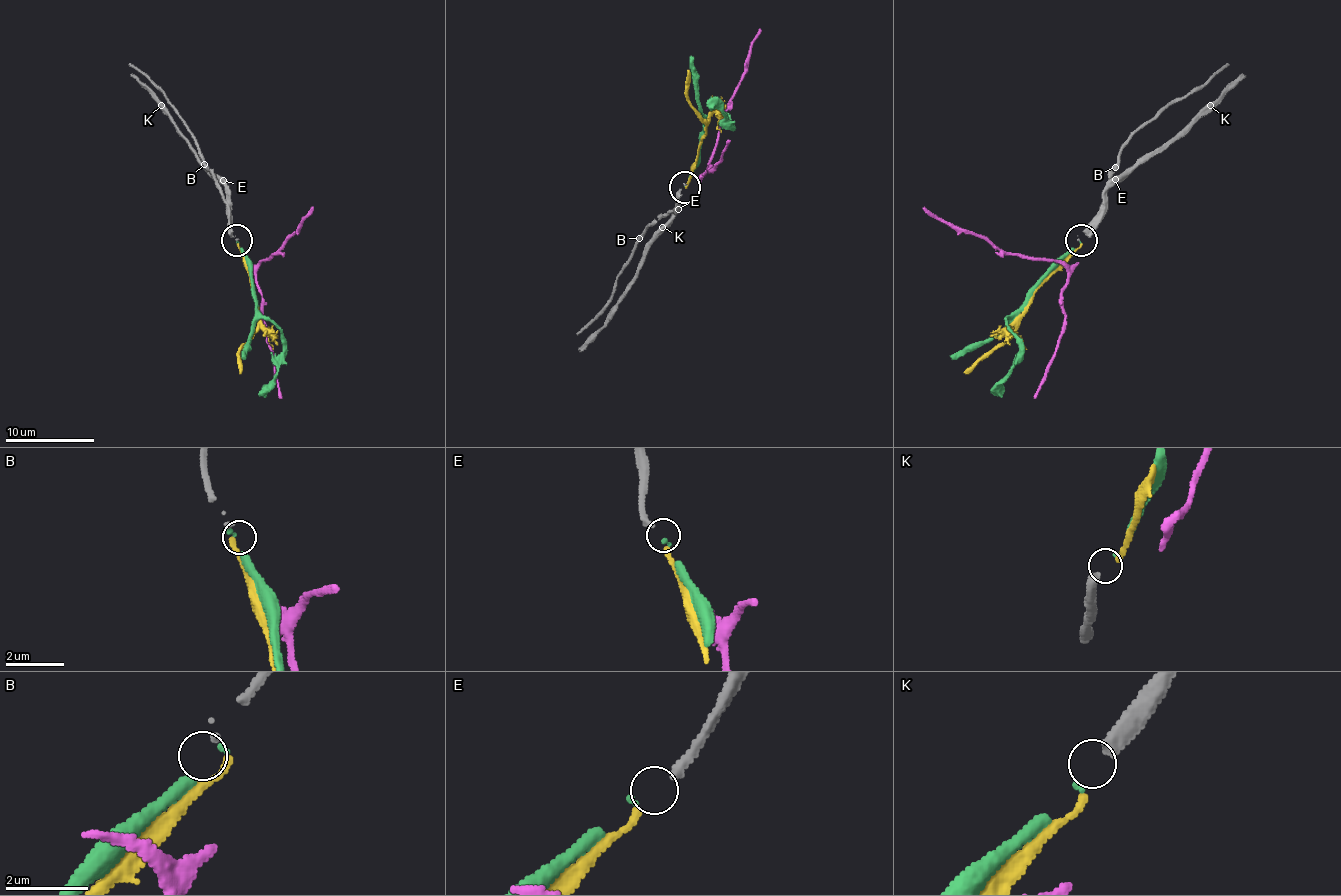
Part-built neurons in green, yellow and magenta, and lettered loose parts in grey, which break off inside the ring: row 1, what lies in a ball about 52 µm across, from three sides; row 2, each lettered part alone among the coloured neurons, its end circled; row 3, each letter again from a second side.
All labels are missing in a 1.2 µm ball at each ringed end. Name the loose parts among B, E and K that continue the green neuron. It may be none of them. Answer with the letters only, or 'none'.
K

